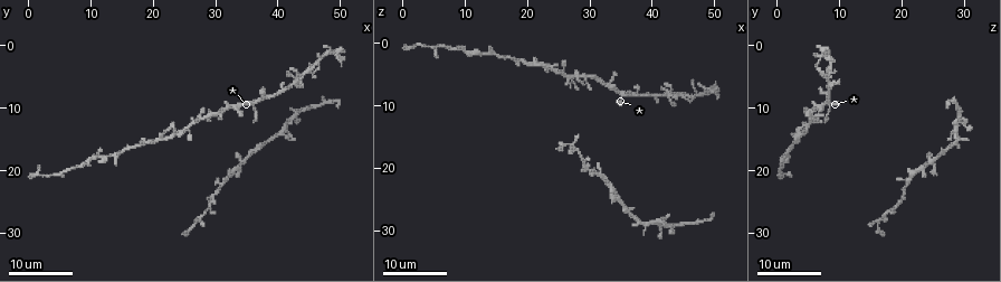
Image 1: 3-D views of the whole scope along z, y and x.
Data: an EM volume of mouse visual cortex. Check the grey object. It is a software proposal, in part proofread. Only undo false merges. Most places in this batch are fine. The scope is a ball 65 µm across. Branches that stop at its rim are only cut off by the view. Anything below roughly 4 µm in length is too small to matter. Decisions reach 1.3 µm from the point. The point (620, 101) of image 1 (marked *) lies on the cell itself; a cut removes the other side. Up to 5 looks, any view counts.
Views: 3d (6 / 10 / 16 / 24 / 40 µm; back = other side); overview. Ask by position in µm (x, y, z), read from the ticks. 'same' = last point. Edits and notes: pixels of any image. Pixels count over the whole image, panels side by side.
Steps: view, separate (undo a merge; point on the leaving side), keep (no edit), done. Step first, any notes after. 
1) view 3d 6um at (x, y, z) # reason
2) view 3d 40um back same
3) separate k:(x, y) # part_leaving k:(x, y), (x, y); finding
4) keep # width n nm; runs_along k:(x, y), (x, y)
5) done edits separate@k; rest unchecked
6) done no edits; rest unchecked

view 3d 16um at (29.5, 25.5, 19.5)

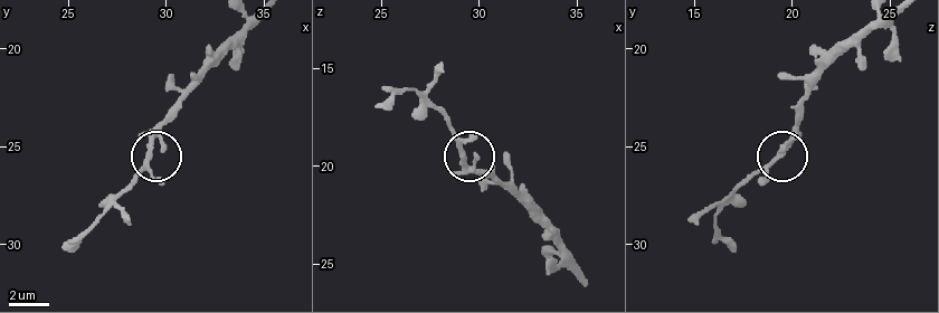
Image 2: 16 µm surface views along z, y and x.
view 3d 10um at (29.2, 25.4, 19.4)

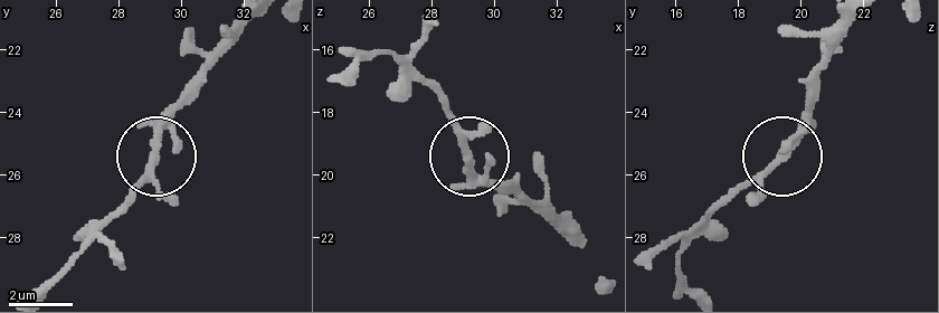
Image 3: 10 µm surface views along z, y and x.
keep # all the same cell

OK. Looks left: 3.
view 3d 16um at (32.0, 21.0, 21.5) # a fork

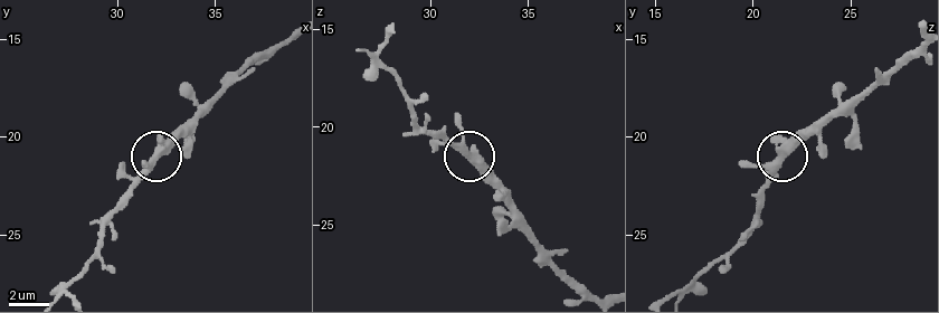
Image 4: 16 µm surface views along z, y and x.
view 3d 6um at (32.2, 20.9, 21.7) # closer look

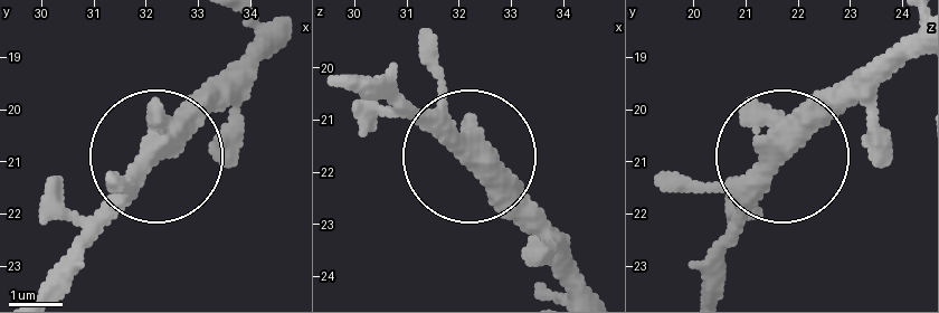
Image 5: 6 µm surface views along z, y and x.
keep # one cell here

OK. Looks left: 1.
done no edits; rest unchecked

